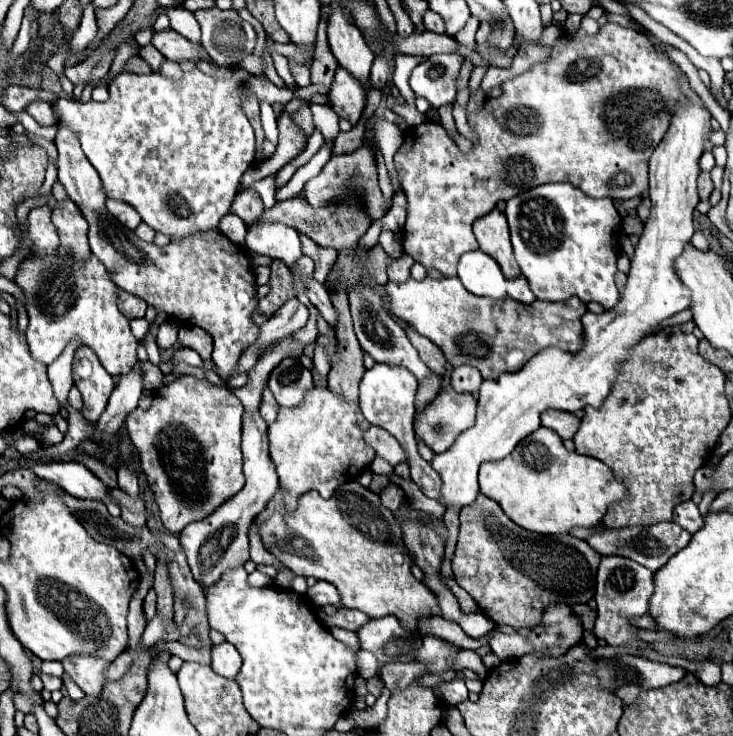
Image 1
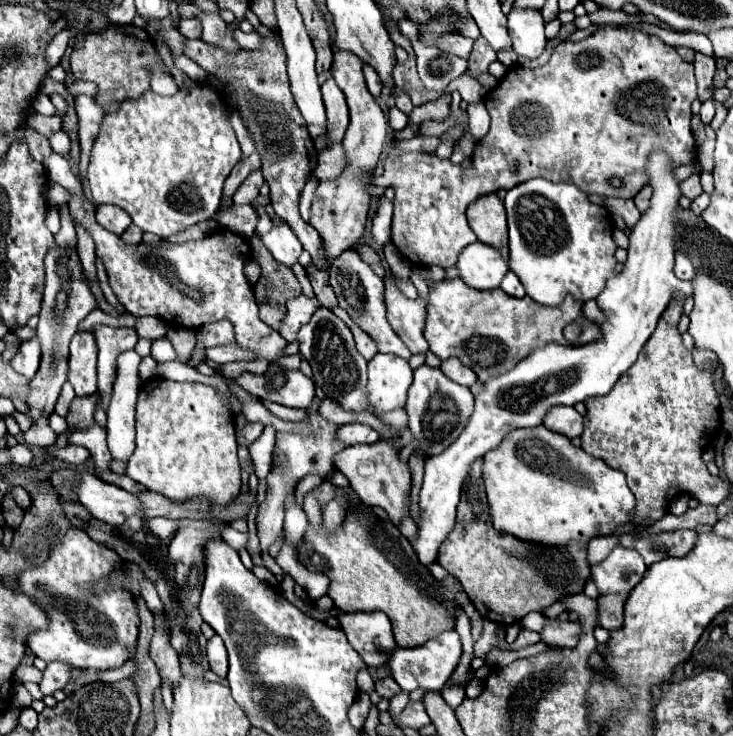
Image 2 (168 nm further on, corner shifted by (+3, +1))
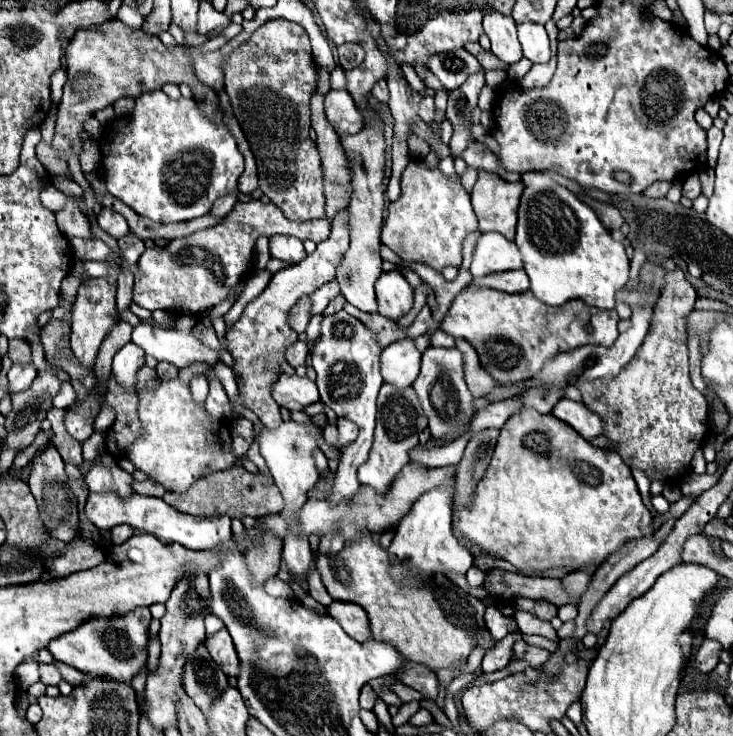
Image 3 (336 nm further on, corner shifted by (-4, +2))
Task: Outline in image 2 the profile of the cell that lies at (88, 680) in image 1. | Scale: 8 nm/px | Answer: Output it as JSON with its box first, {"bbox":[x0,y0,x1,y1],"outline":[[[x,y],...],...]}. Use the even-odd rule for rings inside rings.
{"bbox":[40,661,72,695],"outline":[[[60,661],[48,663],[48,667],[44,669],[44,677],[40,681],[42,695],[52,695],[56,689],[64,689],[70,679],[70,671],[72,667],[66,663],[60,663]]]}

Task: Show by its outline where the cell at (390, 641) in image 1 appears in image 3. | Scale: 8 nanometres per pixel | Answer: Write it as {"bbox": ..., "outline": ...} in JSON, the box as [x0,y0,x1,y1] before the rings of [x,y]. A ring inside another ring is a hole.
{"bbox":[327,602,373,642],"outline":[[[333,602],[327,608],[327,614],[333,616],[341,628],[357,642],[367,642],[373,640],[373,632],[369,628],[369,618],[367,612],[359,604],[351,602]]]}

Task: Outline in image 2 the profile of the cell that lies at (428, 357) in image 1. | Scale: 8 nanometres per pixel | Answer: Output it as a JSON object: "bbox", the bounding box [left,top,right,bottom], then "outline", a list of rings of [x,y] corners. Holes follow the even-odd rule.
{"bbox":[384,275,428,353],"outline":[[[390,275],[384,279],[384,305],[388,313],[388,323],[406,343],[412,353],[426,353],[428,341],[424,339],[424,309],[426,299],[418,297],[416,301],[402,295],[396,285],[396,279]]]}

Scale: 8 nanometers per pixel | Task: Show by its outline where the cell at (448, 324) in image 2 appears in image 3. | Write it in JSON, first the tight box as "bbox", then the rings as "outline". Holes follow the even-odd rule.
{"bbox":[441,286,619,384],"outline":[[[467,286],[455,296],[441,322],[441,330],[453,338],[467,340],[477,350],[481,366],[493,376],[493,380],[507,384],[523,382],[557,352],[567,352],[585,344],[611,346],[619,336],[617,322],[617,312],[591,308],[583,304],[583,300],[571,300],[571,304],[561,308],[549,308],[537,300],[531,290],[523,294],[505,294],[493,288]]]}

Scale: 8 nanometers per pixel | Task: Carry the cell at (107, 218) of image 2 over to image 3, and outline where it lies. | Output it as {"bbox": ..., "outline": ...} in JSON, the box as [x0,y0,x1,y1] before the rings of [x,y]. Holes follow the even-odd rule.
{"bbox":[97,208,129,238],"outline":[[[103,208],[103,210],[101,210],[101,214],[97,216],[97,222],[99,222],[99,226],[101,226],[105,232],[109,232],[113,238],[121,238],[121,236],[129,234],[129,224],[127,224],[127,220],[125,220],[121,214],[117,214],[117,212],[109,210],[109,208]]]}

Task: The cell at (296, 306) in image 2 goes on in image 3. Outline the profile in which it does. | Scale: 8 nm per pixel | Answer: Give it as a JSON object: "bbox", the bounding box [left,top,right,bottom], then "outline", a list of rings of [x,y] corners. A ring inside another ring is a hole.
{"bbox":[311,280,339,316],"outline":[[[335,280],[323,284],[321,288],[317,288],[317,290],[311,294],[311,304],[313,304],[313,306],[311,306],[311,316],[323,314],[323,310],[327,308],[327,304],[329,304],[337,294],[339,294],[339,286],[337,286]]]}

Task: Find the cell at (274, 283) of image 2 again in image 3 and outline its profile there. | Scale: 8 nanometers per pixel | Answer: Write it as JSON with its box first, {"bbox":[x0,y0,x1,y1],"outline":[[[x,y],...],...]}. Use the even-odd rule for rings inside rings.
{"bbox":[289,296,311,332],"outline":[[[303,296],[301,300],[299,300],[299,304],[295,304],[293,308],[291,308],[291,312],[289,312],[289,324],[291,324],[291,328],[295,330],[295,332],[305,332],[305,328],[307,328],[307,324],[309,324],[309,308],[311,308],[311,302],[309,302],[309,298],[307,296]]]}

